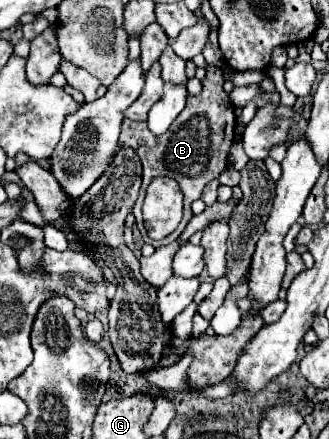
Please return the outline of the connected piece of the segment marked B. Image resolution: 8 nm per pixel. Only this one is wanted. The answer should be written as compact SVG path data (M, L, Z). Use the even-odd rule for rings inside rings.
M207 66L207 78L203 80L203 90L195 96L187 94L187 104L185 104L183 112L177 116L175 124L163 136L151 136L146 121L123 120L123 132L121 132L119 144L133 146L143 164L143 184L141 184L138 198L133 207L133 215L139 230L141 230L143 240L155 248L171 244L179 238L179 234L183 232L183 228L187 226L187 222L193 216L191 204L201 198L203 188L213 178L219 178L219 174L229 164L229 150L231 150L231 144L235 138L235 112L233 112L227 92L223 90L223 82L225 82L225 78L219 72L219 68ZM159 176L173 178L179 184L181 192L185 196L185 216L173 234L169 234L163 240L153 240L153 238L149 238L149 234L145 232L143 226L142 205L147 187L153 182L153 178L159 178Z

